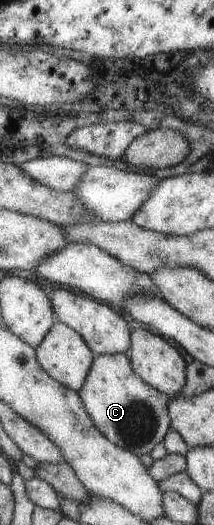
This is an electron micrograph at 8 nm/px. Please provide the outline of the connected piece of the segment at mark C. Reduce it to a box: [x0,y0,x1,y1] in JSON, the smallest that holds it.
[77,353,169,456]

